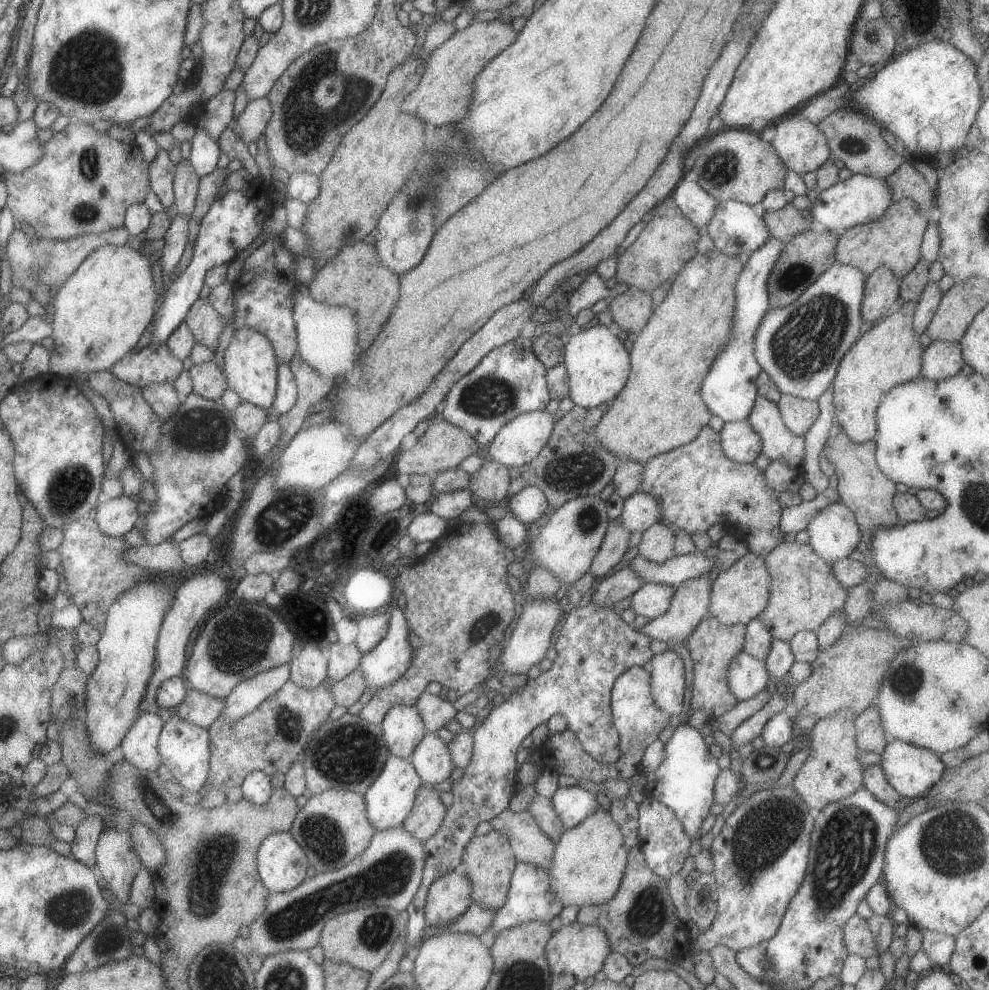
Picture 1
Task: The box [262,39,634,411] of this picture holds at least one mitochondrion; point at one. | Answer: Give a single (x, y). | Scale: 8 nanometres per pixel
(303, 125)

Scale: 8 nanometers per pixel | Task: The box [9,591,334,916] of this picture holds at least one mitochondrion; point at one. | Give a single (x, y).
(240, 644)

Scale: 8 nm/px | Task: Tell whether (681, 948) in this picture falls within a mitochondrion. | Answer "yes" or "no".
no

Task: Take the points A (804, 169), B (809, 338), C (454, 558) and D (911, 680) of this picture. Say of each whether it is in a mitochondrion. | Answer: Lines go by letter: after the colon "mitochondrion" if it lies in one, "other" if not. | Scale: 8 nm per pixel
A: other
B: mitochondrion
C: other
D: mitochondrion

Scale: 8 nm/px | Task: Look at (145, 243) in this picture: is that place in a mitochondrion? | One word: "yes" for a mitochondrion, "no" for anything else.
no

